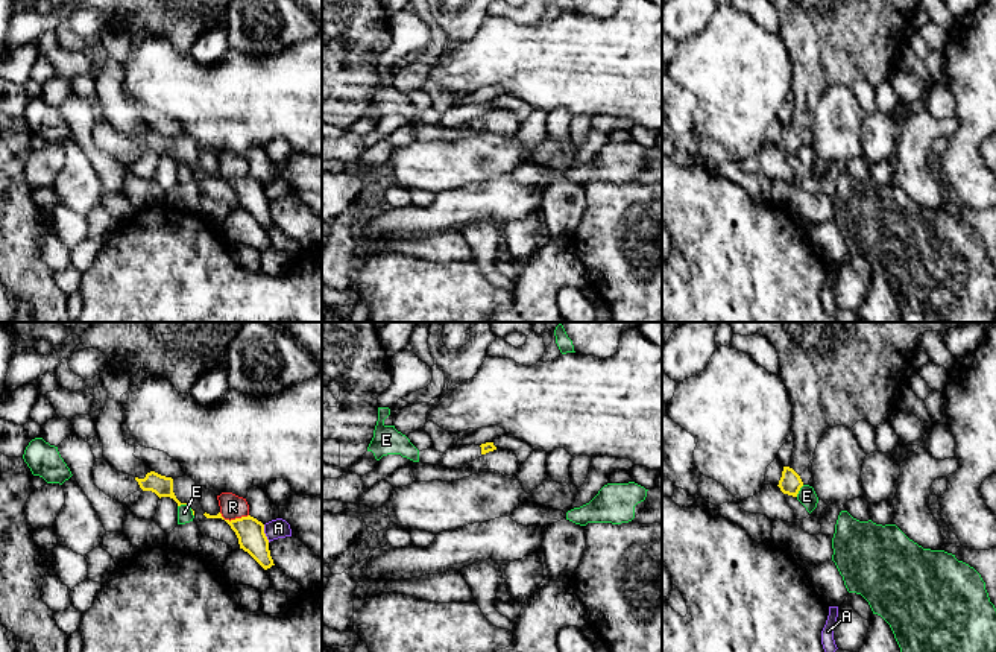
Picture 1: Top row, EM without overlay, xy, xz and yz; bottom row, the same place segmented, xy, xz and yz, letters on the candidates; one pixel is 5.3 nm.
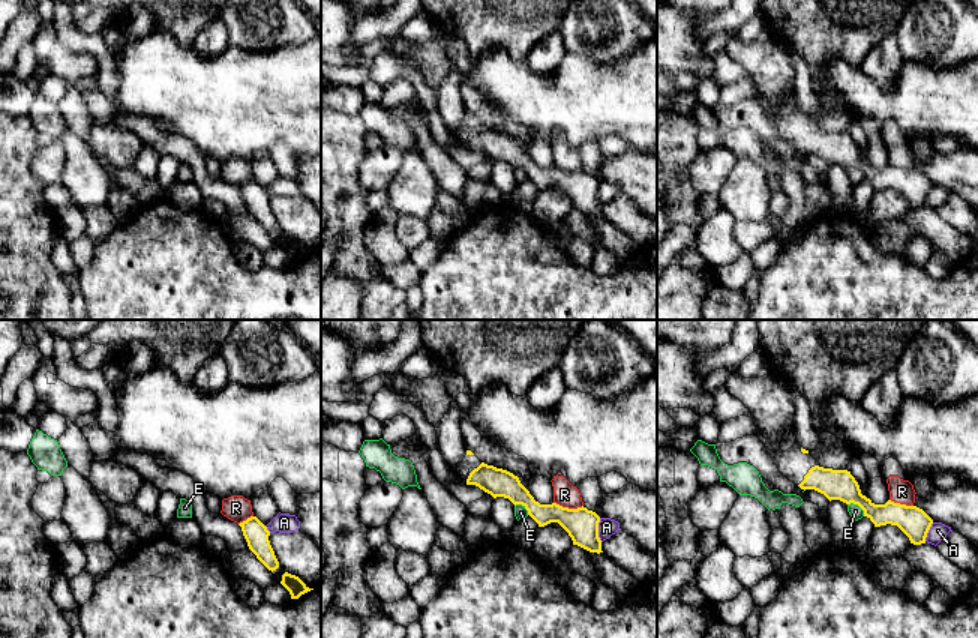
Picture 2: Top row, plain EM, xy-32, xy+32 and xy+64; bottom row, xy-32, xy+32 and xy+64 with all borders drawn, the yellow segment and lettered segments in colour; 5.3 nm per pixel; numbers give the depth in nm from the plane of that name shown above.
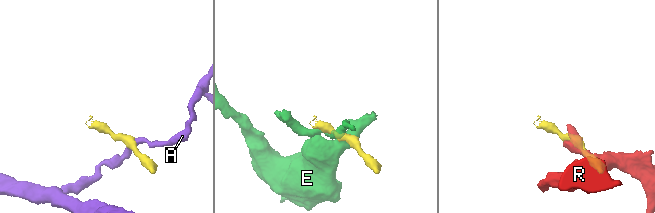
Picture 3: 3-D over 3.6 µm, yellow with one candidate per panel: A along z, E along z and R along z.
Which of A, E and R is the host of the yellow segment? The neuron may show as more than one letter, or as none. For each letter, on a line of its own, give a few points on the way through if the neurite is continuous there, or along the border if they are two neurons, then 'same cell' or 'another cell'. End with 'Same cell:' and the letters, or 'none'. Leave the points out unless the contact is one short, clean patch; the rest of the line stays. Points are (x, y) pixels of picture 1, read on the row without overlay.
A: border along xy (263, 184), (263, 192), (269, 201); another cell
E: border along yz (803, 145), (796, 155); another cell
R: another cell
Same cell: none

